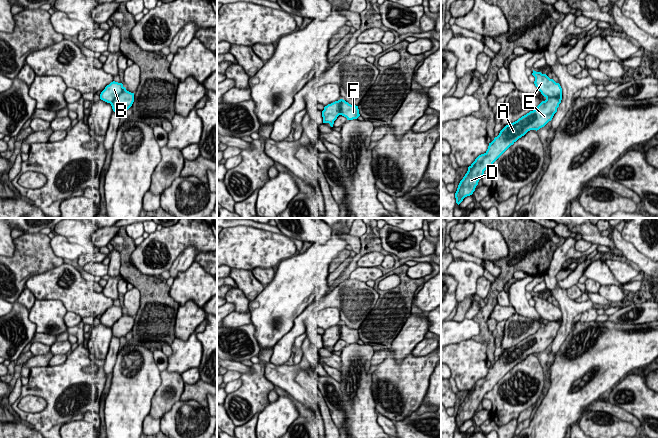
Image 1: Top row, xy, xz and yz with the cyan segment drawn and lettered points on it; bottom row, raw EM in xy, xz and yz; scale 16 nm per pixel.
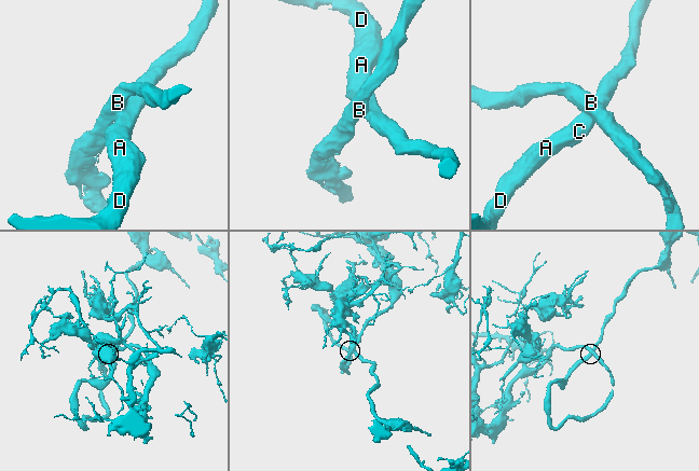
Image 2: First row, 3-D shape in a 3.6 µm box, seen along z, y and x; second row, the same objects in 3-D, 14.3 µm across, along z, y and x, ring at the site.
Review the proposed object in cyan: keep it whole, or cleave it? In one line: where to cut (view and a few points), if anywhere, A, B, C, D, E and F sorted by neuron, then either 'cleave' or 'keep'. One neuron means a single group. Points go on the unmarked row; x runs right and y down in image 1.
no cut | A B C D E F | keep

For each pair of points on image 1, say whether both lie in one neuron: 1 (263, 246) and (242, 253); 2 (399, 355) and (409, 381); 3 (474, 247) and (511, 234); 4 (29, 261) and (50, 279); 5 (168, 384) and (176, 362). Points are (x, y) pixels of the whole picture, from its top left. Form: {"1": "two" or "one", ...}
{"1": "one", "2": "two", "3": "two", "4": "two", "5": "two"}

